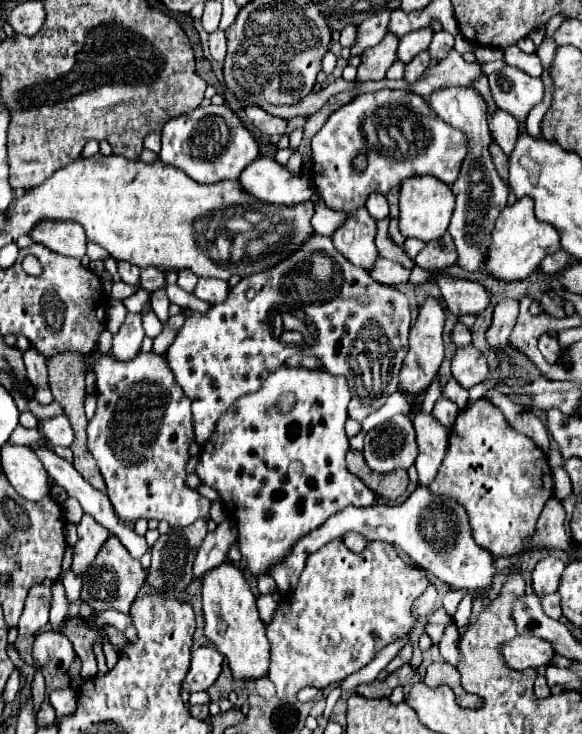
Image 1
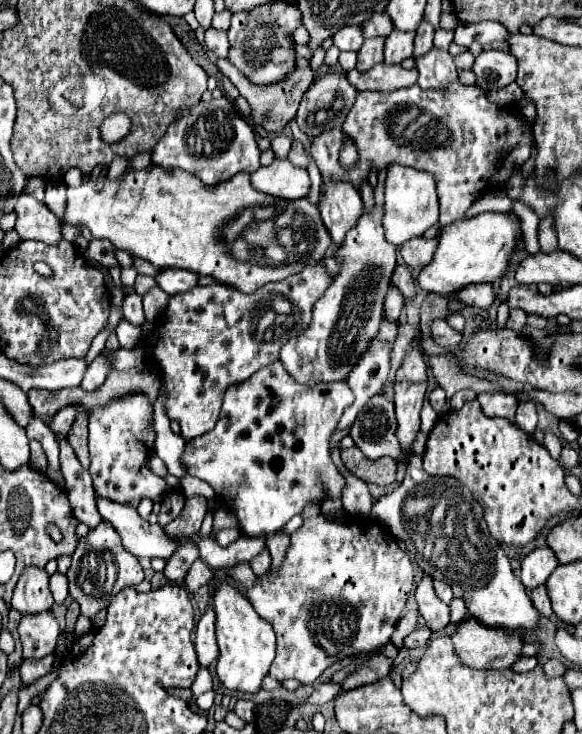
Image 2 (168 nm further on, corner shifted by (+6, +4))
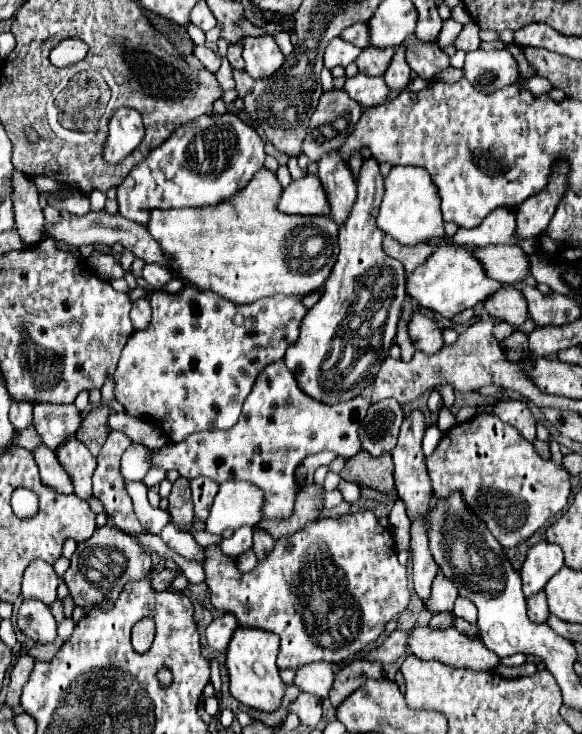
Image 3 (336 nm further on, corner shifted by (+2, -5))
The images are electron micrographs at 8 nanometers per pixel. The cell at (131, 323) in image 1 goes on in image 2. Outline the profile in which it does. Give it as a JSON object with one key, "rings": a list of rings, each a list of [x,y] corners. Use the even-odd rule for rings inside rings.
{"rings":[[[135,291],[127,293],[127,297],[123,301],[123,315],[133,325],[145,323],[145,313],[143,313],[143,305],[141,305],[141,295],[139,293],[135,293]]]}

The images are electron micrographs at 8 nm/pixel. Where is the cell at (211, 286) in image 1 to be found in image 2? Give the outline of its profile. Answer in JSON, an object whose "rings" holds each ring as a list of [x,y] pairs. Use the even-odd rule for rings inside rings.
{"rings":[[[167,267],[167,269],[159,269],[155,281],[157,285],[169,293],[169,295],[175,295],[175,293],[183,293],[183,291],[189,291],[195,287],[199,275],[195,275],[193,271],[185,271],[185,269],[177,269],[177,267]]]}

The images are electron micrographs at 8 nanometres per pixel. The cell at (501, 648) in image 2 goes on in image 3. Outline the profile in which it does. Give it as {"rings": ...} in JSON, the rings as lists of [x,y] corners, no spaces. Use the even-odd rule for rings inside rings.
{"rings":[[[427,624],[415,626],[409,636],[409,654],[419,656],[421,660],[439,660],[443,664],[473,670],[473,672],[491,672],[499,666],[499,658],[493,652],[489,652],[489,648],[485,648],[481,636],[469,636],[459,632],[457,628],[431,630]]]}

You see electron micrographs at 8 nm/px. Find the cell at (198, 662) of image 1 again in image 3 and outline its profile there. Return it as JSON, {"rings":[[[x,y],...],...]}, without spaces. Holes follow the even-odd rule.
{"rings":[[[223,614],[219,618],[215,618],[207,630],[205,630],[205,638],[207,638],[207,644],[213,648],[213,650],[219,650],[223,652],[233,636],[233,630],[237,628],[237,618],[233,614]]]}

